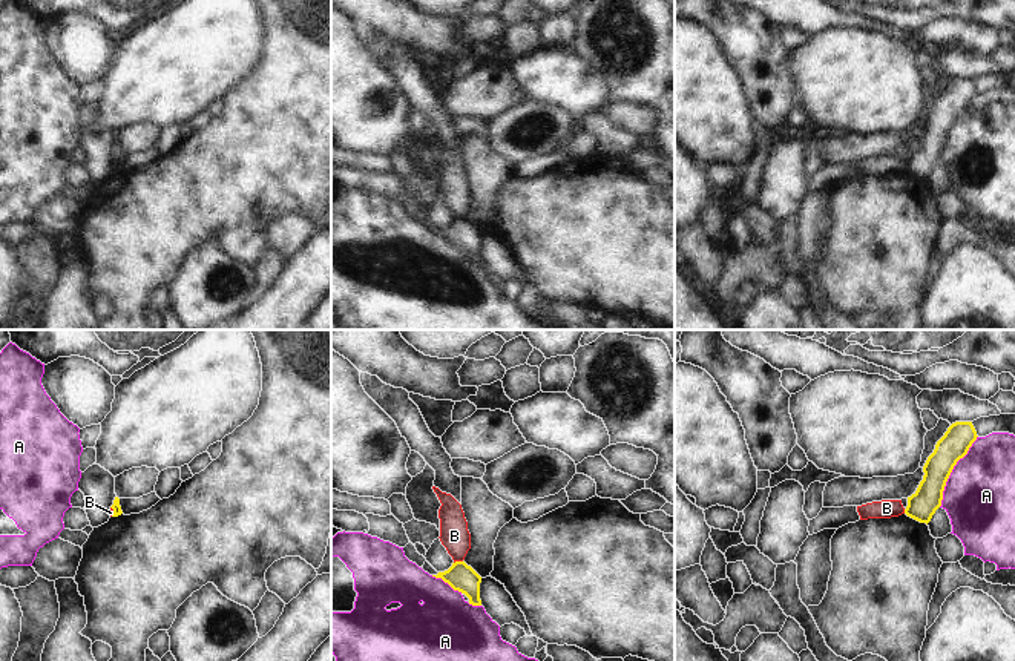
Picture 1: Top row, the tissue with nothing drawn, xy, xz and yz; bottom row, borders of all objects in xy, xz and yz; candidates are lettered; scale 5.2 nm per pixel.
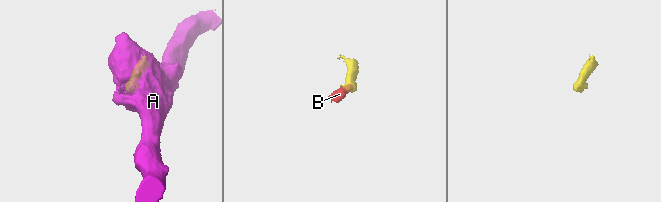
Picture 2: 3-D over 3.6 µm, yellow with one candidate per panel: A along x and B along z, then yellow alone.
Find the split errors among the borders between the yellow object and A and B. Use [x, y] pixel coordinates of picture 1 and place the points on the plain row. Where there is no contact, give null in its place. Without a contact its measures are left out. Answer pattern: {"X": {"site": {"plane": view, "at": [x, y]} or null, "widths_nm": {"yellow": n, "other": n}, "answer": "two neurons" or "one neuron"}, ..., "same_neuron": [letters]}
{"A": {"site": {"plane": "yz", "at": [951, 128]}, "widths_nm": {"yellow": 160, "other": 380}, "answer": "two neurons"}, "B": {"site": {"plane": "xz", "at": [457, 218]}, "widths_nm": {"yellow": 150, "other": 160}, "answer": "two neurons"}, "same_neuron": []}

